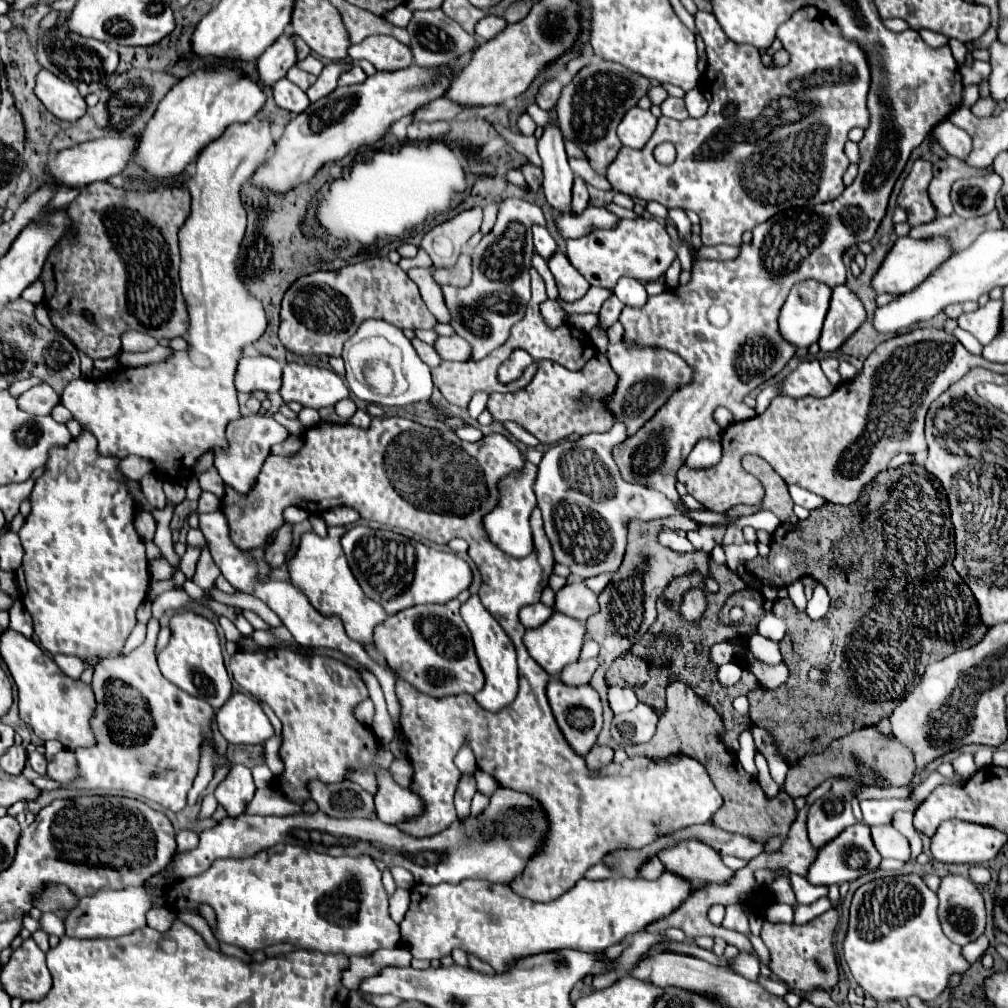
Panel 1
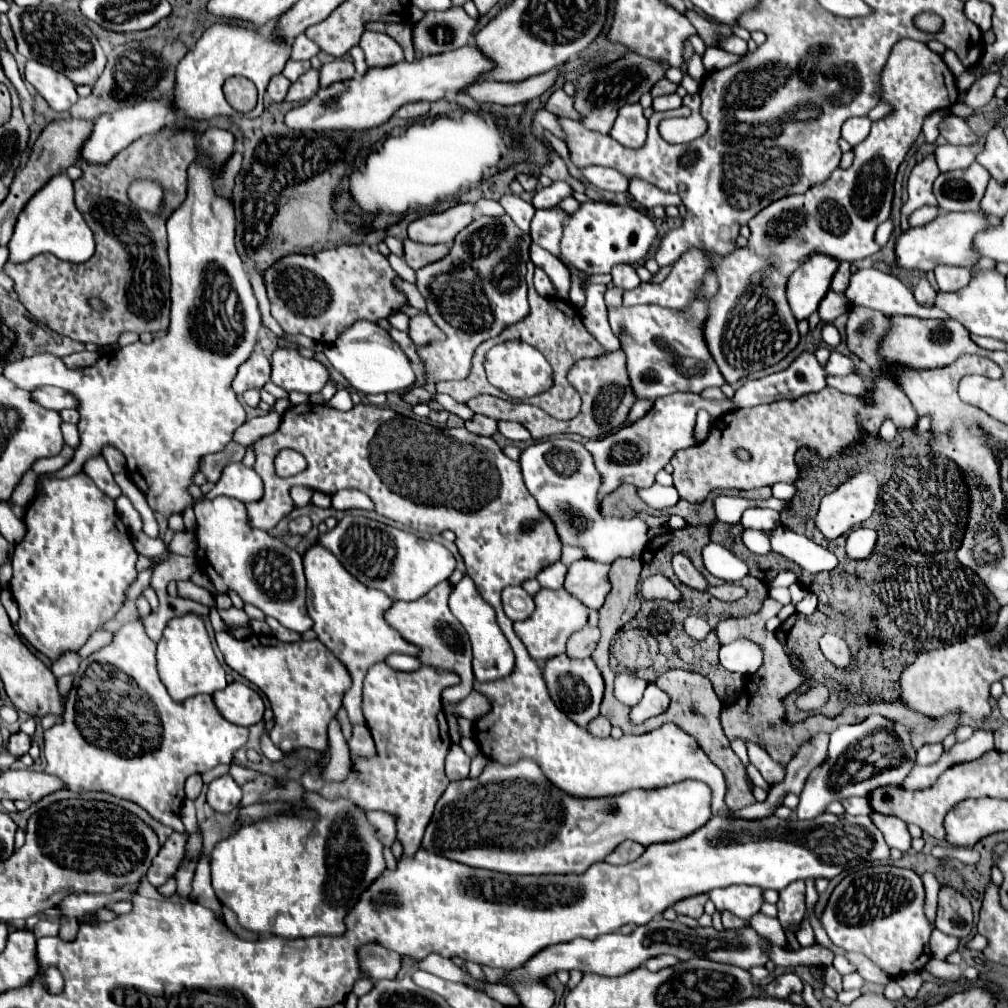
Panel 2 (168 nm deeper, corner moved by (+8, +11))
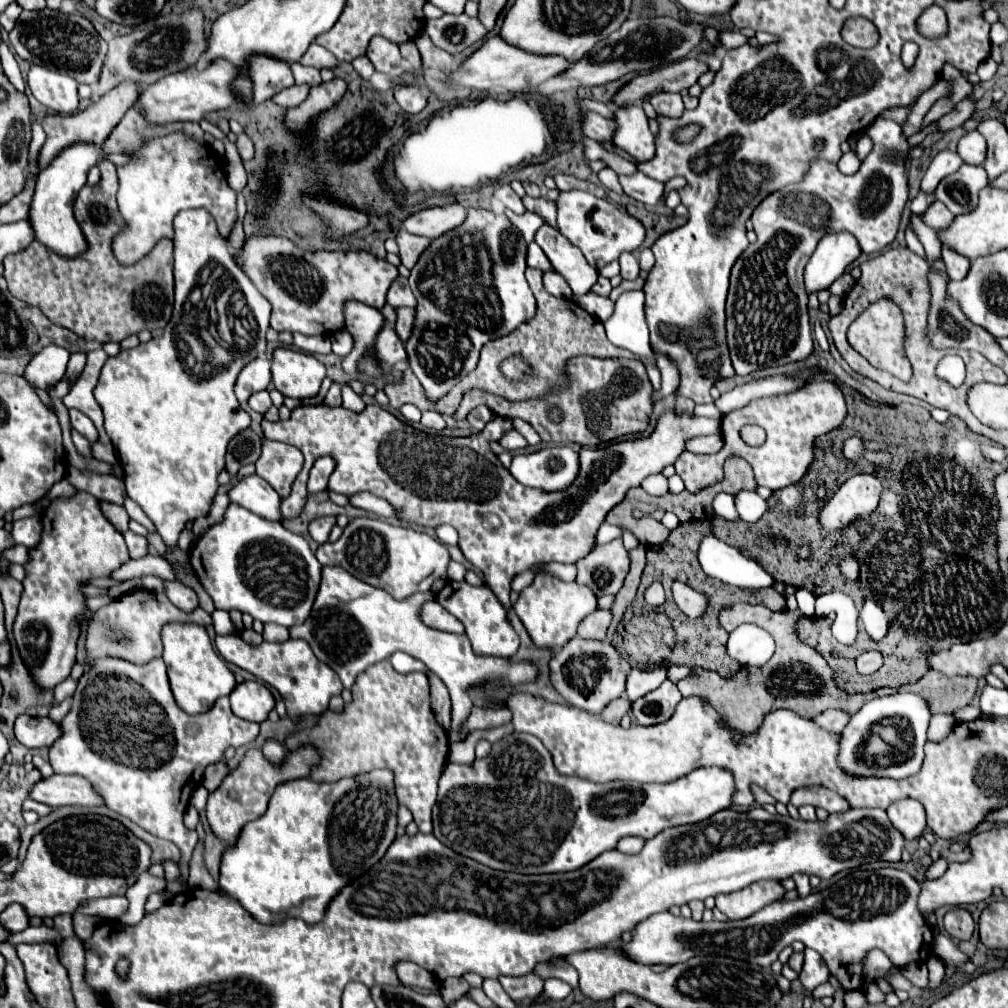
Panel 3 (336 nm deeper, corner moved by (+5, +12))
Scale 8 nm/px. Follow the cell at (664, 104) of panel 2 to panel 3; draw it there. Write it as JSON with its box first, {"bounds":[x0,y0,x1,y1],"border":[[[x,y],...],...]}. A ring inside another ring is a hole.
{"bounds":[651,92,683,118],"border":[[[657,92],[651,98],[651,104],[657,114],[661,116],[673,116],[679,118],[683,114],[683,98],[681,94],[669,94],[669,92]]]}

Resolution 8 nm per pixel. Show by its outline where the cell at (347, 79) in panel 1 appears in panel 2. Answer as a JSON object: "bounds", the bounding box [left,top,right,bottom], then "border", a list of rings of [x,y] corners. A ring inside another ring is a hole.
{"bounds":[320,59,354,85],"border":[[[336,59],[322,65],[320,69],[320,85],[332,85],[332,81],[348,81],[348,77],[354,77],[354,65],[346,59]]]}

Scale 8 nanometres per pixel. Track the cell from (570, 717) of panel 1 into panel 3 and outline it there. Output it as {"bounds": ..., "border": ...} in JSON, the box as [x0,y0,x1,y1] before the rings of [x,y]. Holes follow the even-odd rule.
{"bounds":[549,636,625,714],"border":[[[575,636],[559,652],[555,652],[549,662],[549,670],[551,684],[565,698],[565,702],[591,714],[599,714],[611,700],[623,696],[625,692],[625,674],[621,672],[621,658],[607,642],[579,640],[579,636]]]}

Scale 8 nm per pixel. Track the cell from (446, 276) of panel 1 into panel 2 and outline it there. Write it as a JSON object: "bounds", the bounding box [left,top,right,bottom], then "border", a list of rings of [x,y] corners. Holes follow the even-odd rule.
{"bounds":[402,239,450,271],"border":[[[404,239],[402,243],[404,243],[404,261],[414,271],[428,263],[442,259],[450,251],[450,245],[424,245],[424,243],[416,243],[412,239]]]}

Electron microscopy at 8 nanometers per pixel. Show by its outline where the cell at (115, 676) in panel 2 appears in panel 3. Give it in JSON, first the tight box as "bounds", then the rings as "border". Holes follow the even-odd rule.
{"bounds":[49,656,259,896],"border":[[[107,656],[97,658],[93,666],[79,678],[71,710],[59,726],[61,736],[49,748],[49,762],[53,770],[57,774],[85,776],[91,782],[93,790],[103,798],[105,806],[131,818],[147,832],[175,842],[175,846],[181,850],[181,876],[177,878],[177,882],[167,882],[167,892],[171,896],[185,892],[189,878],[189,860],[197,844],[197,832],[189,830],[183,824],[183,814],[187,810],[191,794],[195,792],[195,788],[201,786],[205,768],[223,760],[227,748],[239,748],[251,744],[257,738],[259,724],[237,718],[229,708],[227,696],[217,698],[211,710],[189,716],[175,704],[163,658],[153,658],[145,666],[139,666],[117,656]]]}

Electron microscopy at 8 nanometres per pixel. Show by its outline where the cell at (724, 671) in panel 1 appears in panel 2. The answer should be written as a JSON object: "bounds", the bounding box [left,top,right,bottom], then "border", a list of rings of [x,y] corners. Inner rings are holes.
{"bounds":[720,637,764,675],"border":[[[738,637],[732,643],[722,645],[720,649],[720,663],[728,671],[752,675],[760,669],[762,661],[764,661],[762,649],[754,641],[748,641],[746,637]]]}

